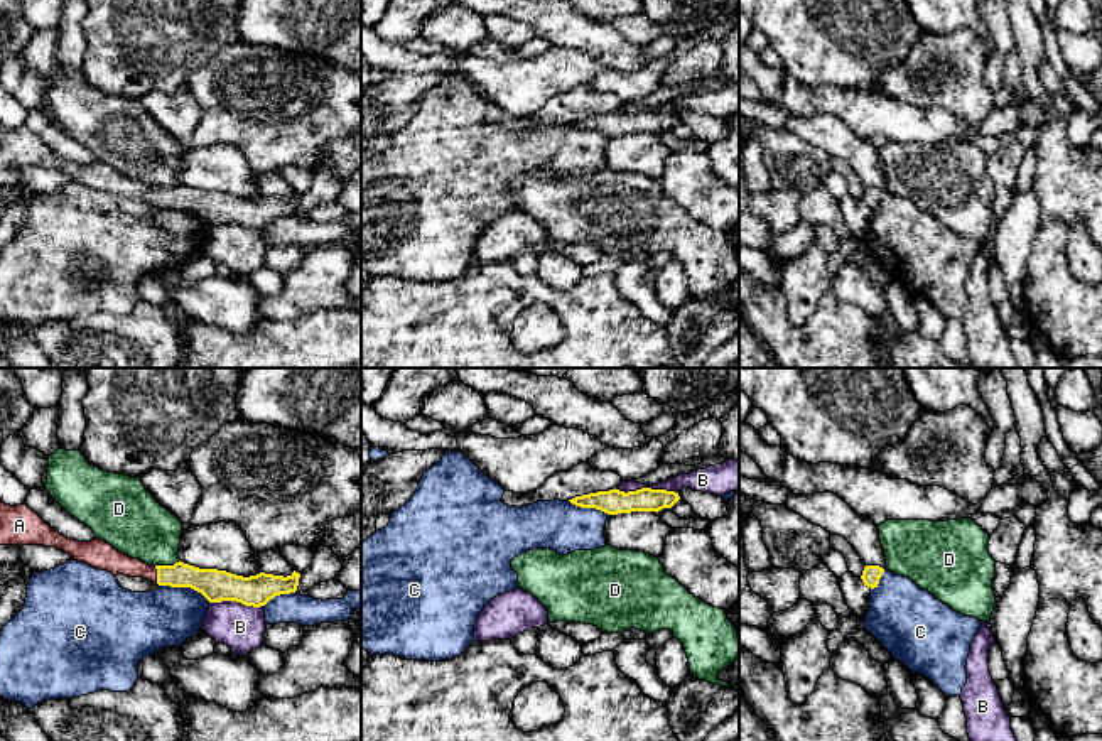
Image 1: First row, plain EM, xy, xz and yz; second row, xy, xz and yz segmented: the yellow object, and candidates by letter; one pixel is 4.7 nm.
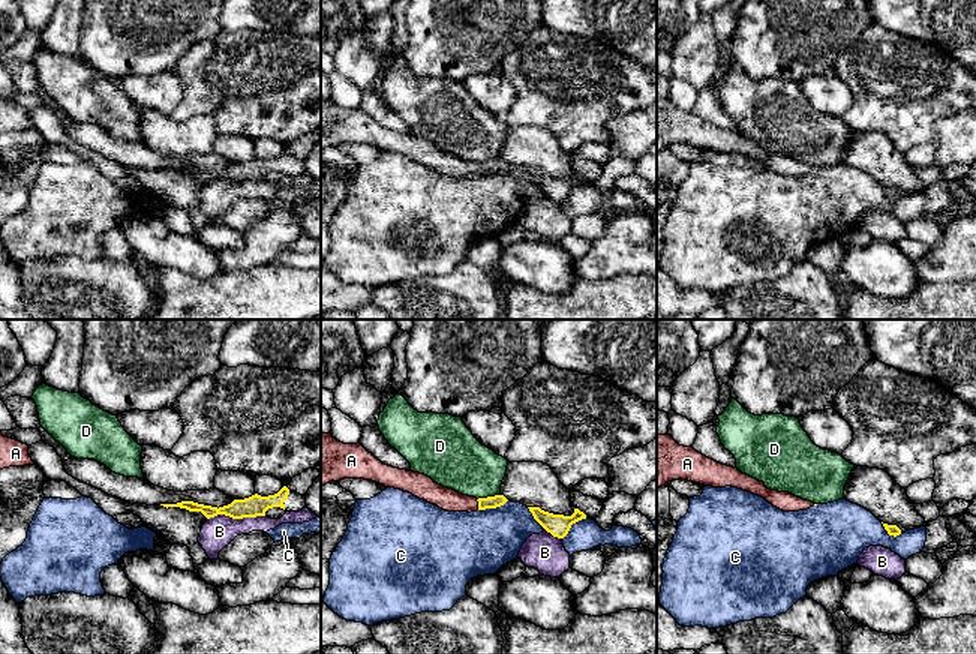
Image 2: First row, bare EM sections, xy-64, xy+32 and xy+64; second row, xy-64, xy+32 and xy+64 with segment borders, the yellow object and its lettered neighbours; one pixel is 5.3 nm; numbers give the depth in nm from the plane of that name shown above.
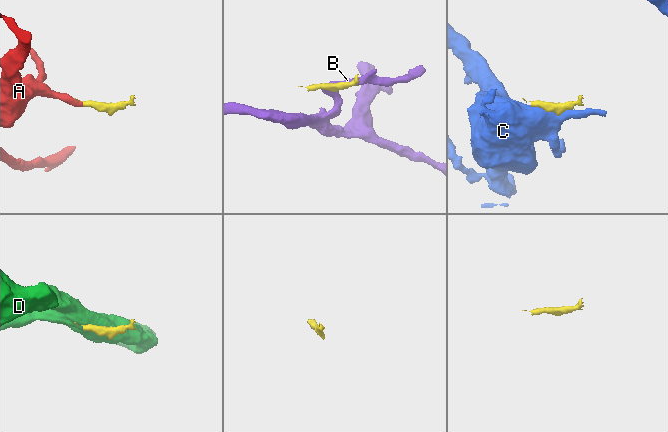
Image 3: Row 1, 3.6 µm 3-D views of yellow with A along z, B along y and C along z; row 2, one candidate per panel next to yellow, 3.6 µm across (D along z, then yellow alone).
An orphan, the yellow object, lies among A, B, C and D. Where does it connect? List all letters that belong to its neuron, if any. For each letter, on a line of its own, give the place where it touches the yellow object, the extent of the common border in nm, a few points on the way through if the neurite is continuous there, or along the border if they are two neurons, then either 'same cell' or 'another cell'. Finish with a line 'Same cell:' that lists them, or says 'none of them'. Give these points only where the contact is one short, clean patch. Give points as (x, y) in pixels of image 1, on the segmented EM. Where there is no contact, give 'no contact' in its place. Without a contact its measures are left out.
A: meets yellow in xy at (157, 574); contact 70 nm long; runs through xy (206, 581), (191, 576), (157, 574), (108, 559); same cell
B: meets yellow in xz at (647, 488); contact 300 nm long; another cell
C: meets yellow in xy at (186, 586); contact 260 nm long; another cell
D: meets yellow in xy at (166, 566); contact 130 nm long; border along xy (179, 561), (154, 566); another cell
Same cell: A

